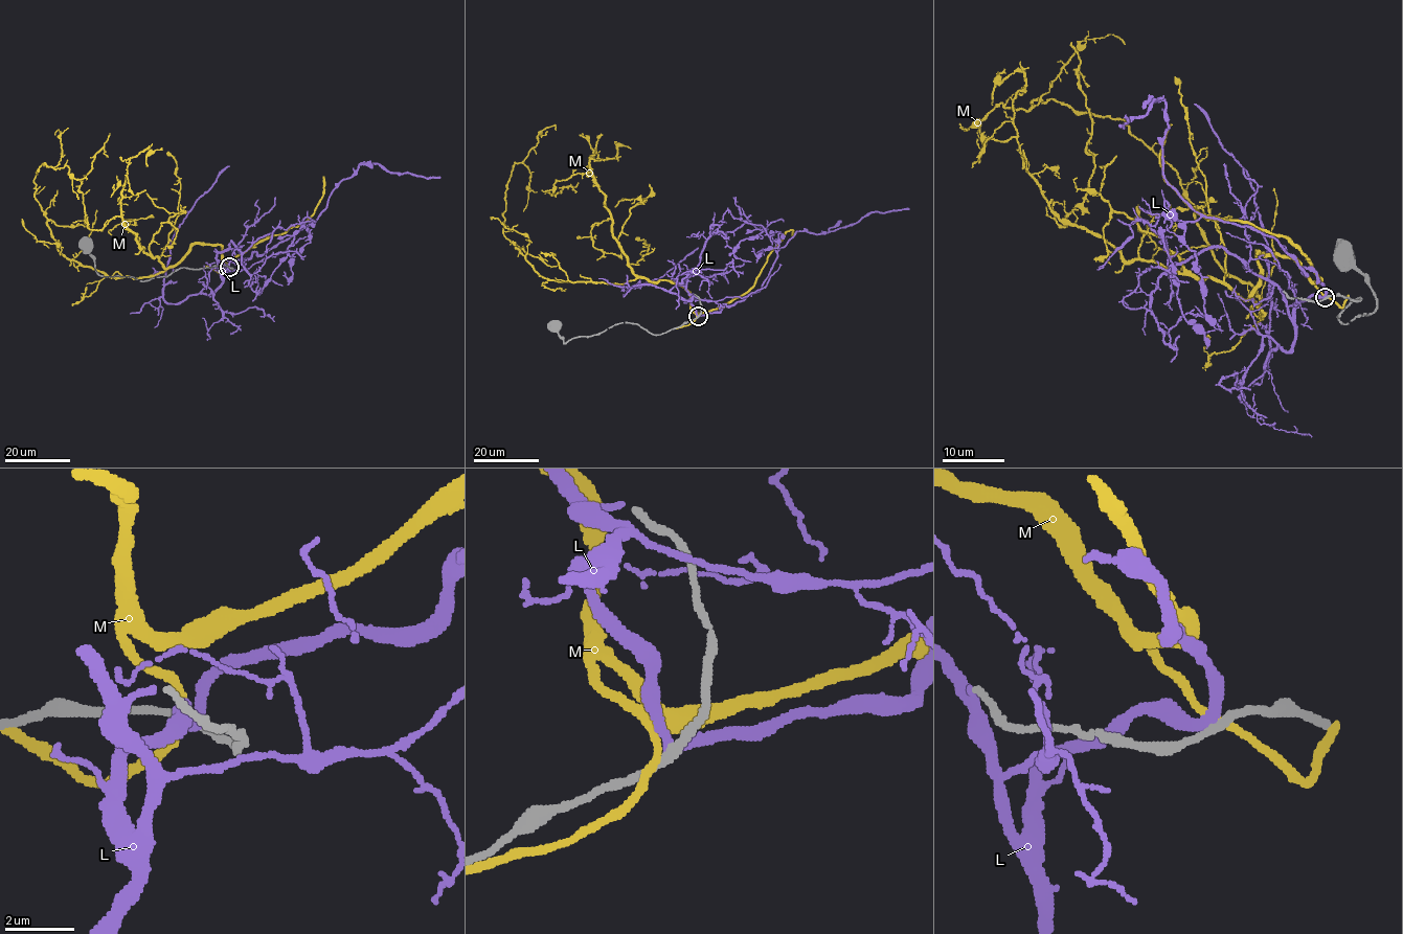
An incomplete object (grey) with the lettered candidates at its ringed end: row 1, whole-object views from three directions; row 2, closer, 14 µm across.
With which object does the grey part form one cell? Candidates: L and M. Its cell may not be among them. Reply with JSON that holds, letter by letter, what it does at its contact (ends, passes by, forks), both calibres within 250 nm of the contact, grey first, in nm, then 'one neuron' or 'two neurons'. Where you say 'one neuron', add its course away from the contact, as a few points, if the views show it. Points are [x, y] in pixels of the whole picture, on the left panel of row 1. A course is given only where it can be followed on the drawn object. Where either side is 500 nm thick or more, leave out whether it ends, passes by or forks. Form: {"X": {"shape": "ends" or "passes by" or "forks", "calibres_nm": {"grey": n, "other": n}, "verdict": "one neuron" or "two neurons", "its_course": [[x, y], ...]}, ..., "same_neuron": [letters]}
{"L": {"shape": "passes by", "calibres_nm": {"grey": 240, "other": 280}, "verdict": "one neuron", "its_course": [[229, 267], [254, 251], [264, 254], [314, 222], [331, 194], [362, 163], [382, 165], [390, 172], [439, 177]]}, "M": {"shape": "passes by", "calibres_nm": {"grey": 240, "other": 200}, "verdict": "two neurons"}, "same_neuron": ["L"]}

